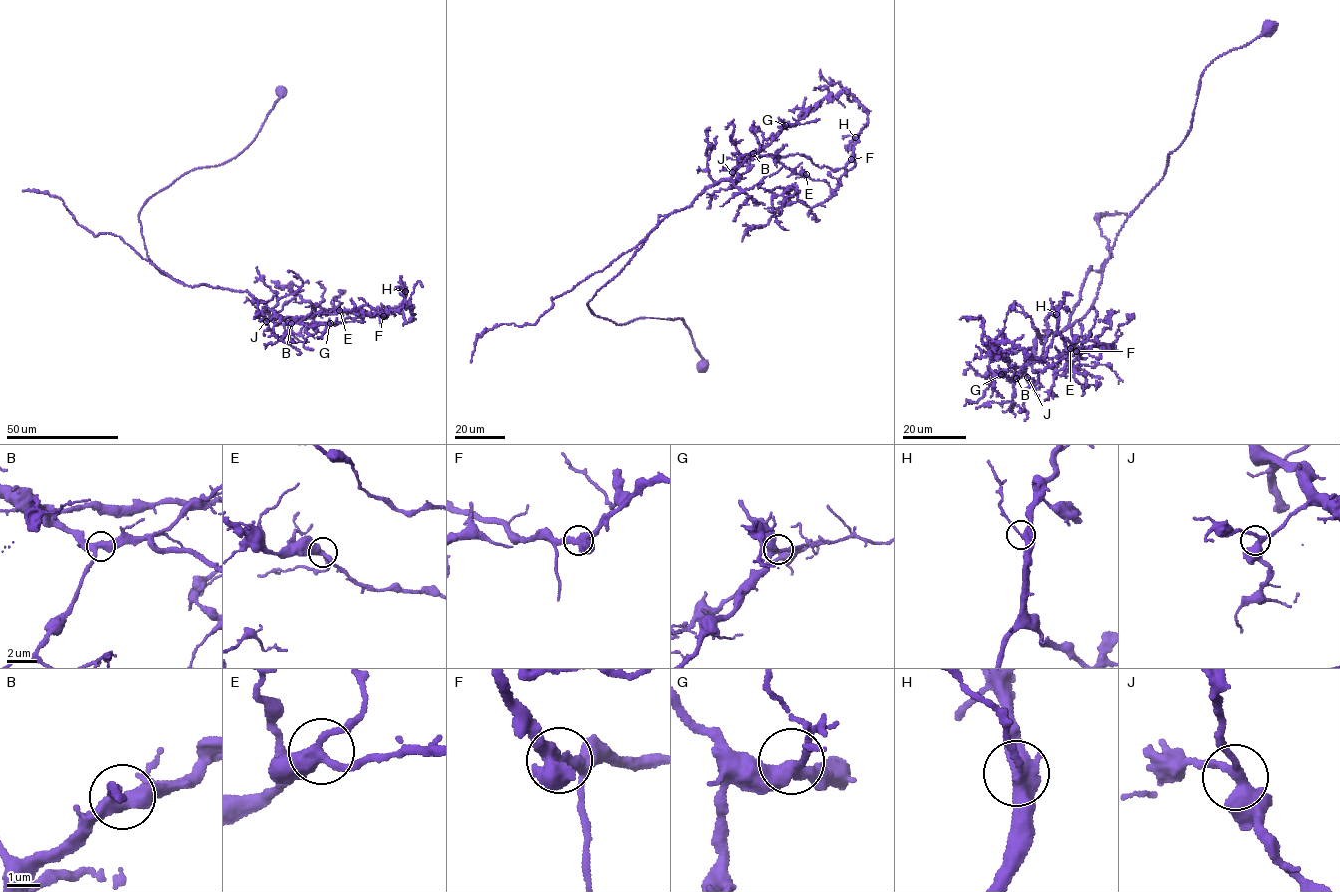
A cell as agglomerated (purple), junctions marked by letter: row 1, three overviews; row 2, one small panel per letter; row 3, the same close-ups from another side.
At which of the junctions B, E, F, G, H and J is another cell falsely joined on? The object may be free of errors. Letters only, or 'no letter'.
no letter

